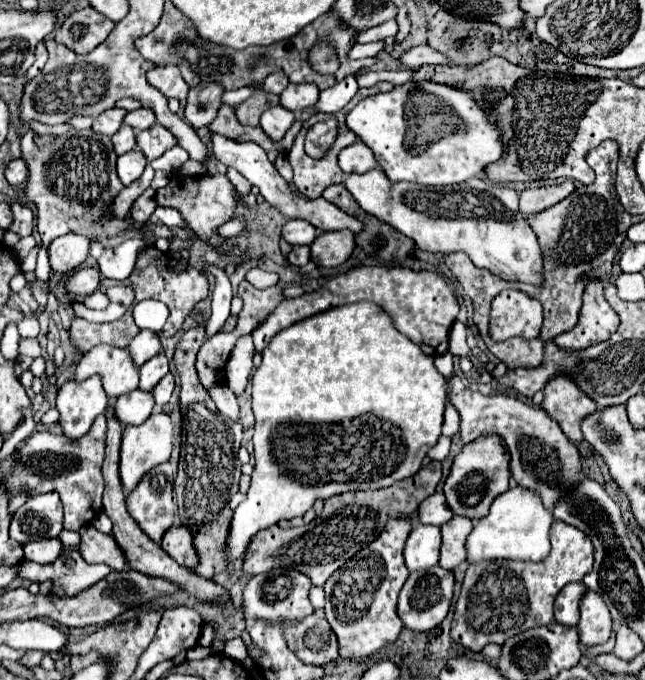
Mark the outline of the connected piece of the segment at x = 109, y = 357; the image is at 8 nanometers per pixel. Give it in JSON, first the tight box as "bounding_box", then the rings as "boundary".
{"bounding_box":[74,347,138,399],"boundary":[[[96,347],[96,351],[88,351],[88,355],[84,355],[76,365],[74,379],[84,381],[92,375],[100,375],[110,399],[138,389],[138,367],[132,367],[126,349]]]}

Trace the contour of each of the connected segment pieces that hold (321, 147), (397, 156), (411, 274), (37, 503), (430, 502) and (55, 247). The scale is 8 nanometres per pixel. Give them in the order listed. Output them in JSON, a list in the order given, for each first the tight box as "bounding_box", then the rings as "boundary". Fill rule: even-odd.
[{"bounding_box":[306,117,338,159],"boundary":[[[334,117],[318,121],[306,133],[306,153],[312,159],[322,159],[338,135],[338,121]]]},{"bounding_box":[346,83,502,187],"boundary":[[[404,83],[394,87],[390,93],[378,93],[362,99],[346,119],[348,127],[374,151],[378,165],[384,169],[388,179],[412,181],[428,187],[450,187],[464,183],[466,179],[478,177],[488,163],[494,163],[502,155],[502,143],[496,127],[488,123],[488,117],[466,91],[444,87],[438,83]]]},{"bounding_box":[252,265,458,355],"boundary":[[[384,265],[384,267],[354,267],[334,279],[330,279],[324,287],[318,291],[304,293],[294,299],[284,299],[272,315],[252,333],[256,351],[262,351],[266,343],[280,331],[290,327],[292,323],[298,323],[314,313],[326,311],[336,305],[344,303],[356,303],[356,301],[372,301],[386,309],[386,313],[392,317],[394,327],[404,333],[410,341],[414,341],[426,355],[444,355],[448,351],[448,333],[452,323],[458,315],[458,301],[452,295],[450,287],[444,283],[444,279],[430,271],[414,271],[410,267],[400,265]]]},{"bounding_box":[10,491,62,543],"boundary":[[[50,491],[28,499],[12,517],[10,535],[18,543],[30,543],[36,539],[52,539],[62,531],[62,503],[60,497]]]},{"bounding_box":[418,491,452,525],"boundary":[[[436,491],[430,497],[426,497],[418,507],[418,521],[424,525],[444,525],[452,519],[452,511],[446,505],[444,493]]]},{"bounding_box":[48,235,90,273],"boundary":[[[62,235],[58,239],[54,239],[48,245],[48,257],[50,257],[50,269],[54,273],[72,273],[74,269],[78,269],[86,255],[88,255],[88,245],[90,241],[82,235]]]}]

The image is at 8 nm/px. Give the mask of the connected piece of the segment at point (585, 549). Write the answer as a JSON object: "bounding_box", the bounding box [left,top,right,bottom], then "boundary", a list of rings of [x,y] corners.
{"bounding_box":[450,521,594,653],"boundary":[[[560,521],[552,523],[550,539],[552,551],[544,561],[492,561],[468,567],[460,595],[452,607],[454,617],[450,637],[458,645],[478,653],[488,643],[502,645],[510,635],[518,635],[520,631],[554,621],[552,605],[556,595],[564,585],[572,581],[580,583],[582,577],[592,571],[594,545],[584,531]]]}

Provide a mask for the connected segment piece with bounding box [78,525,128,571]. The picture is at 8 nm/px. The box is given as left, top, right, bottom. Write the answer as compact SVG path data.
M84 525L80 529L78 551L88 563L104 563L114 571L128 569L128 565L124 565L124 553L116 541L110 535L96 531L92 525Z

